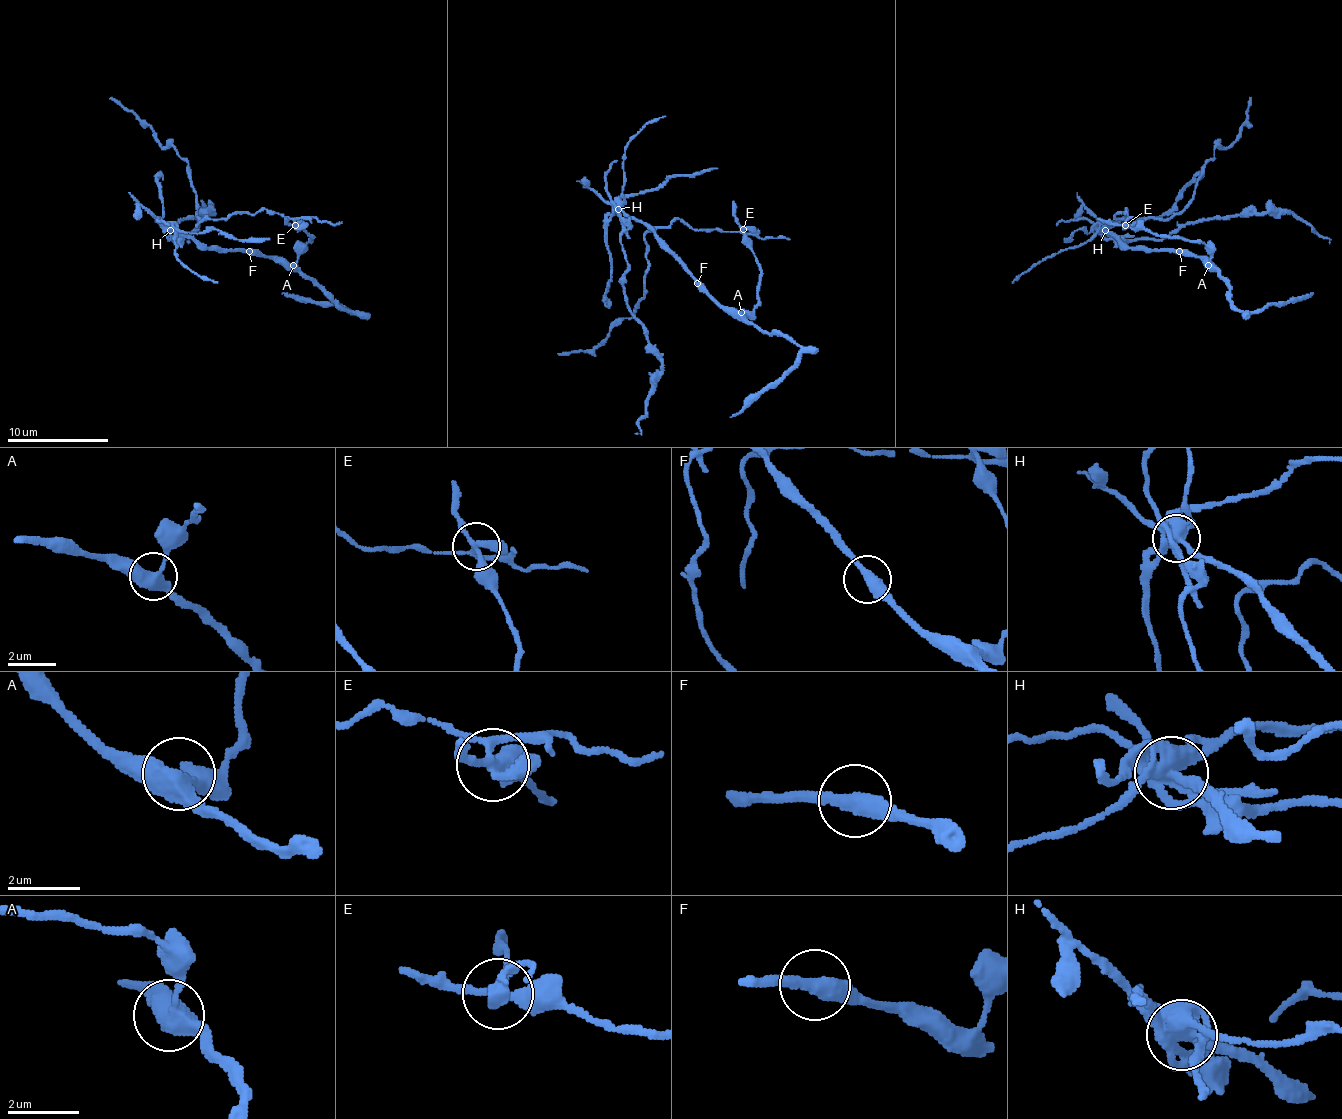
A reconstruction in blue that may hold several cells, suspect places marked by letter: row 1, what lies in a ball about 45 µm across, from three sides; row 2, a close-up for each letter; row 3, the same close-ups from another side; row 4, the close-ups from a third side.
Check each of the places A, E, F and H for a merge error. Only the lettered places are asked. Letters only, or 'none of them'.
E, H

